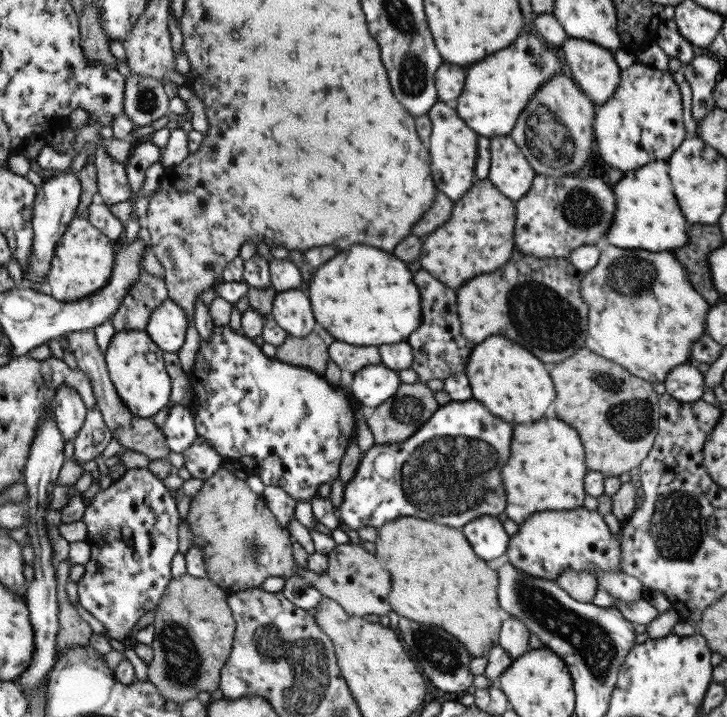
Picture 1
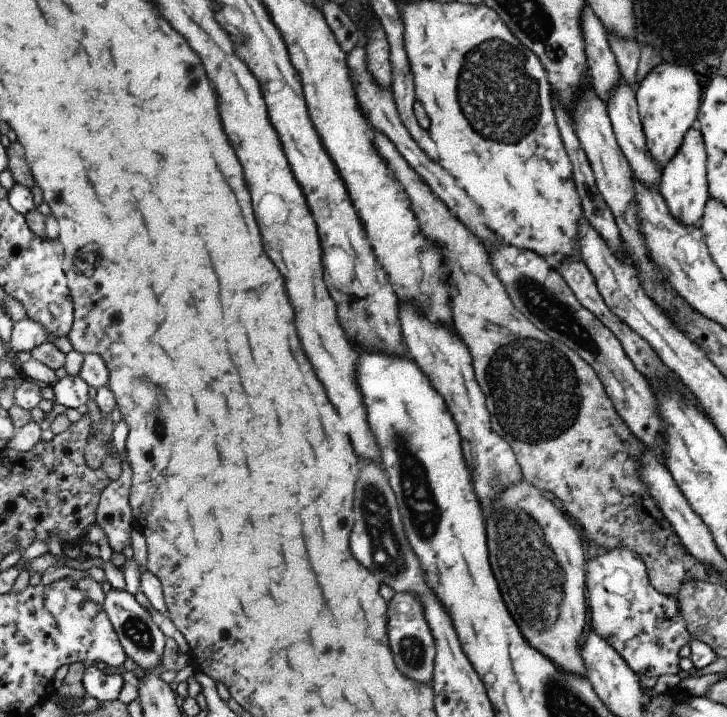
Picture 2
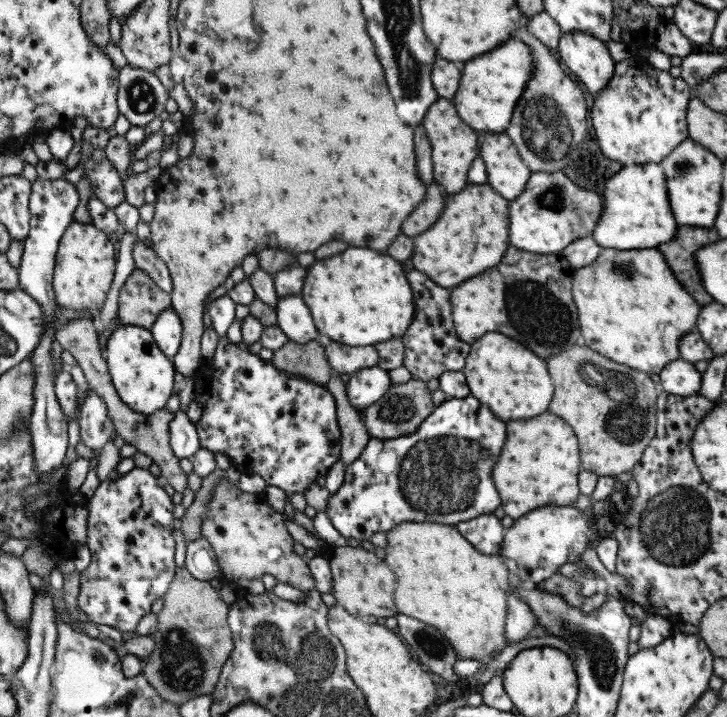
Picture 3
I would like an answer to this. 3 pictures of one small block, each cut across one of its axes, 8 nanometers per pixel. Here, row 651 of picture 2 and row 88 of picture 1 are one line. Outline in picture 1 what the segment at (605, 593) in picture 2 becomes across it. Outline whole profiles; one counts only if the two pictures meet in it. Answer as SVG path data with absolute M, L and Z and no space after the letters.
M633 62L619 70L619 84L611 98L601 106L595 106L593 136L599 156L621 172L645 166L649 162L665 162L687 136L683 128L681 88L671 74L653 66Z

